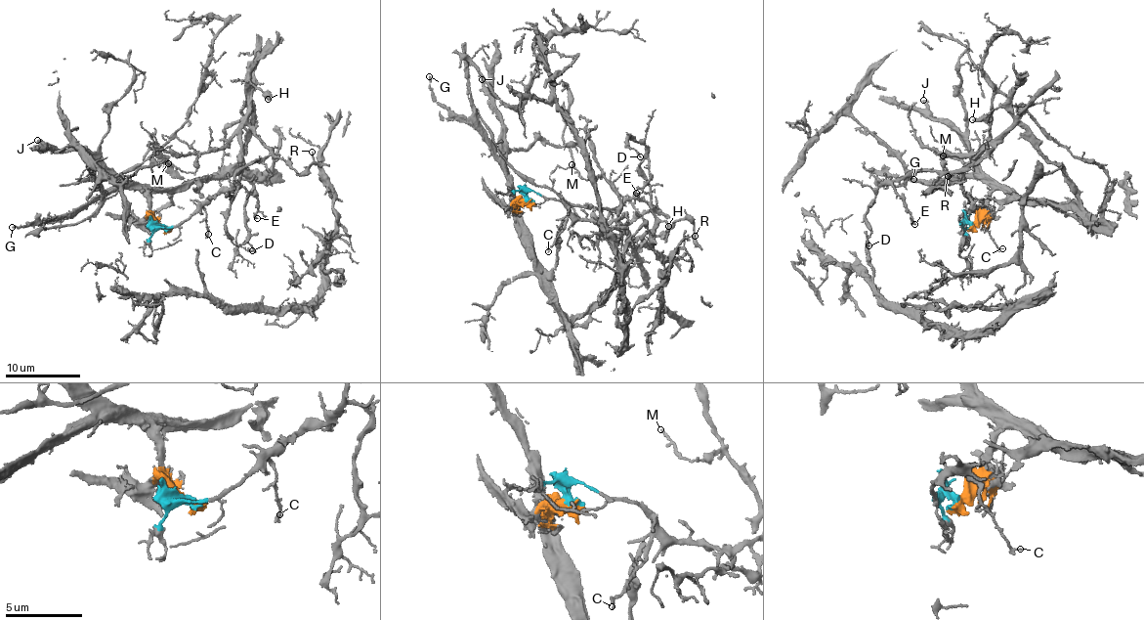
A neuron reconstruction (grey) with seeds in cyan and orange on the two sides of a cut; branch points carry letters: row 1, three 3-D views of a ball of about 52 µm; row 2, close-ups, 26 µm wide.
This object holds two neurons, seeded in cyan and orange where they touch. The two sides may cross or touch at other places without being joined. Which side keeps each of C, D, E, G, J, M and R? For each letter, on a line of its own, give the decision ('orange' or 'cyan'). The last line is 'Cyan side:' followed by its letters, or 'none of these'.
C: cyan
D: cyan
E: cyan
G: orange
J: orange
M: cyan
R: cyan
Cyan side: C, D, E, M, R

